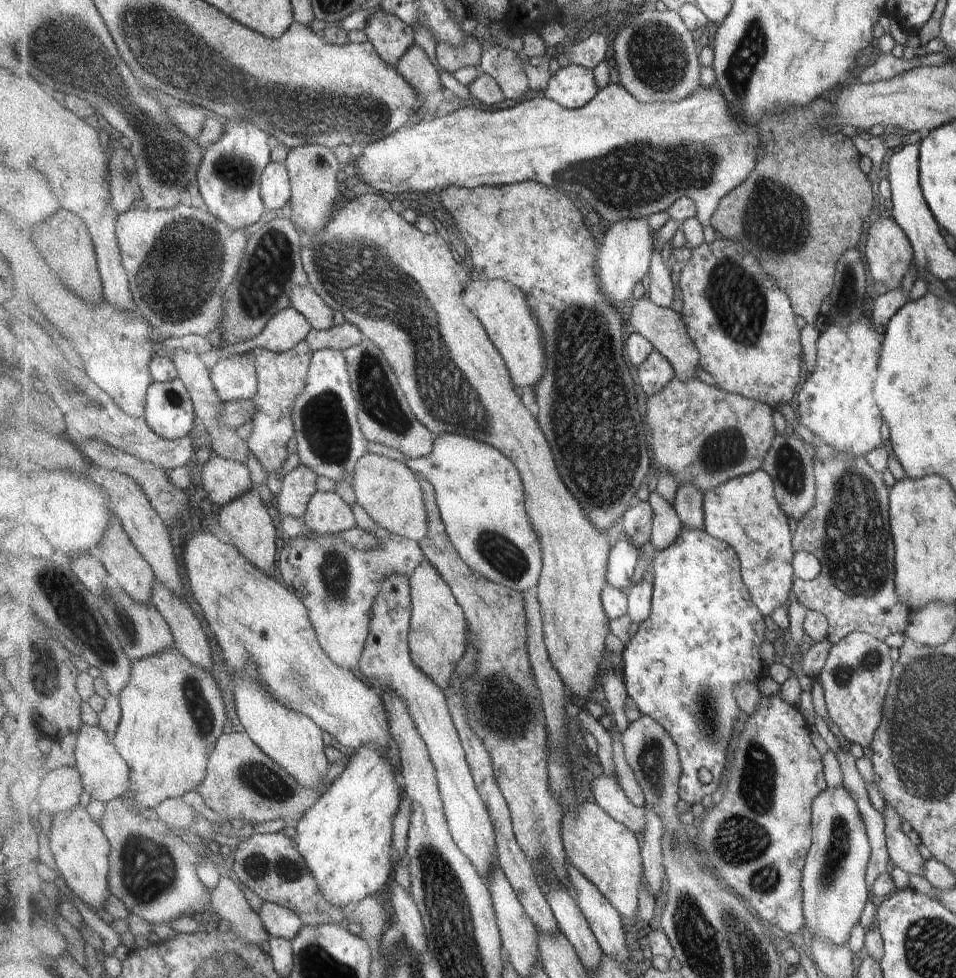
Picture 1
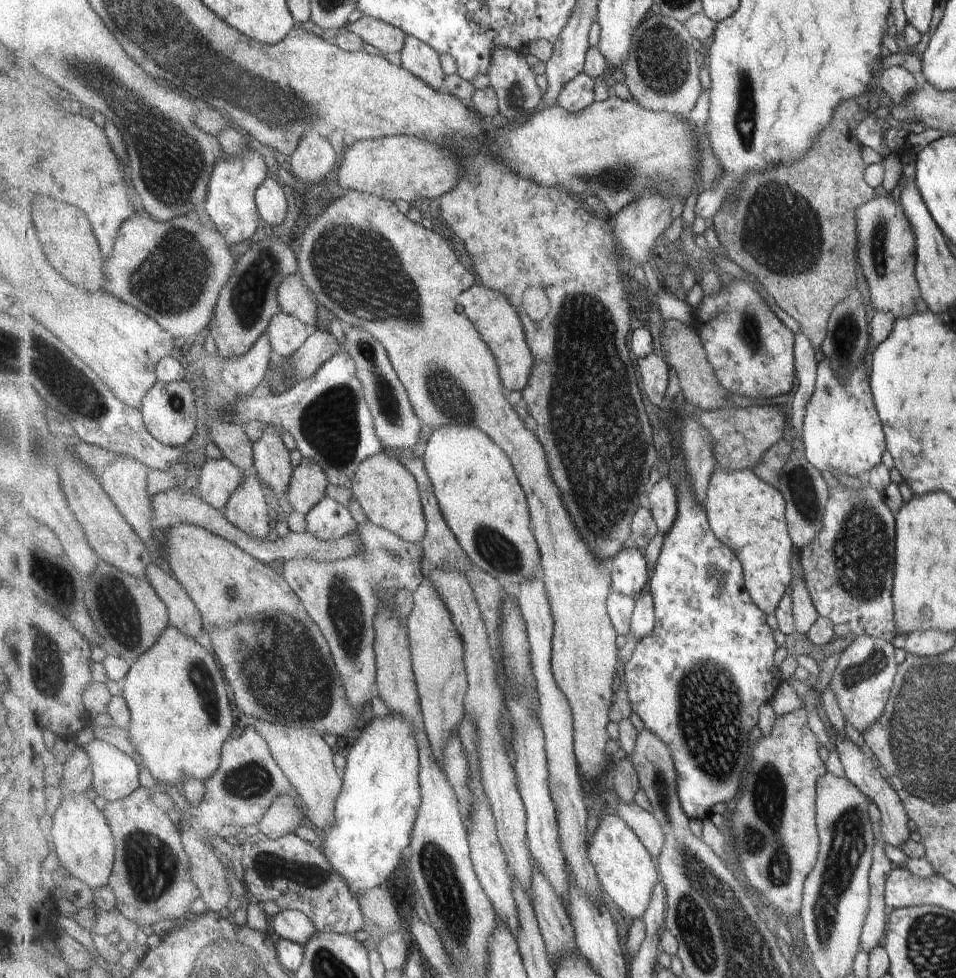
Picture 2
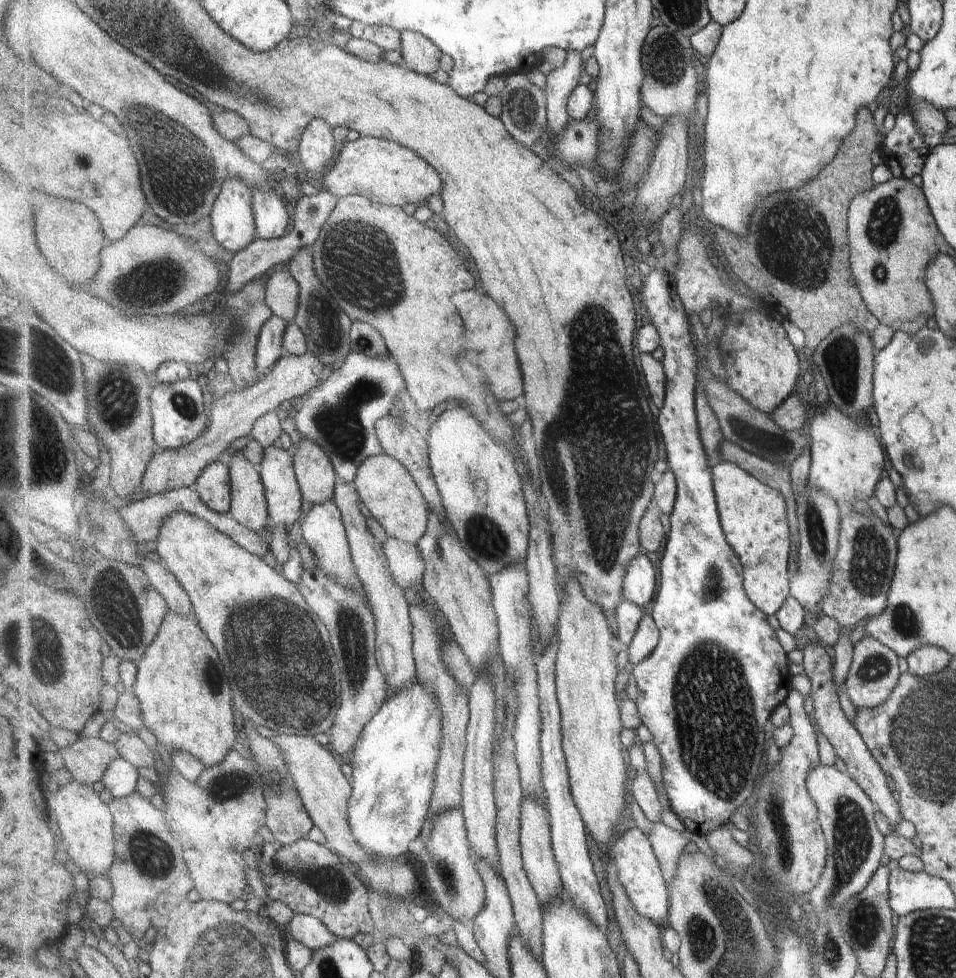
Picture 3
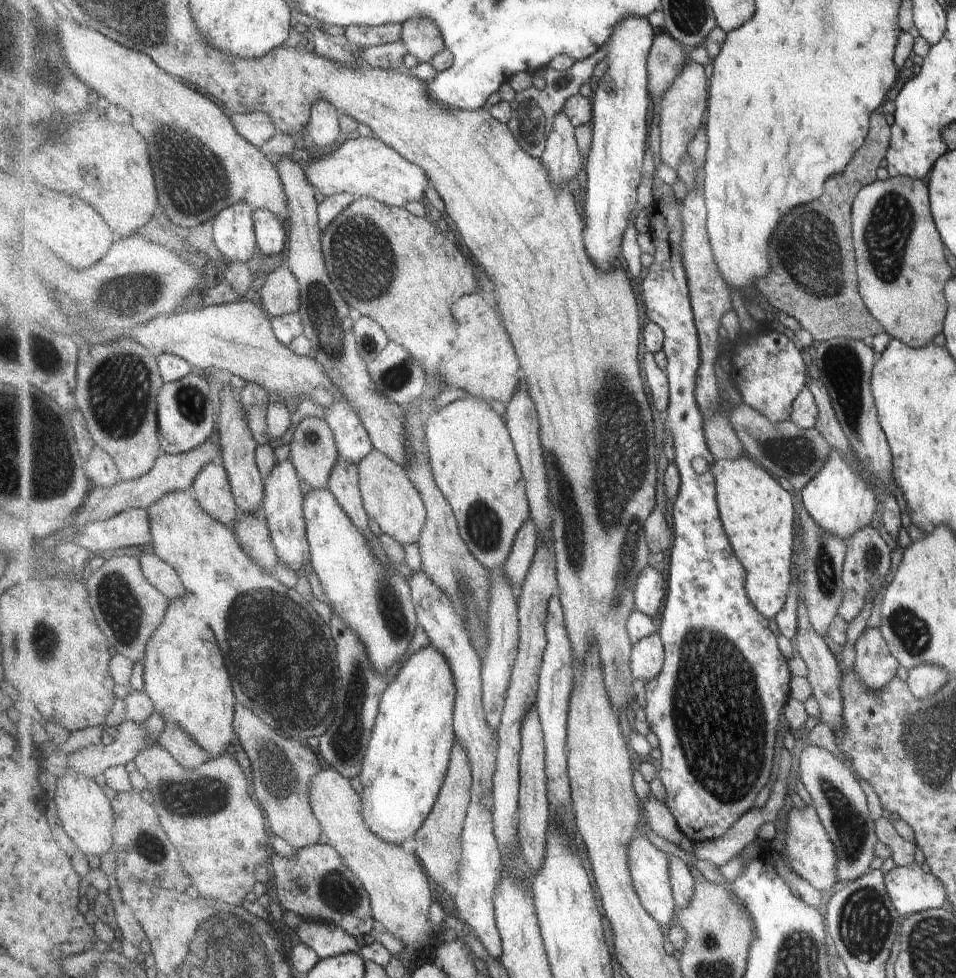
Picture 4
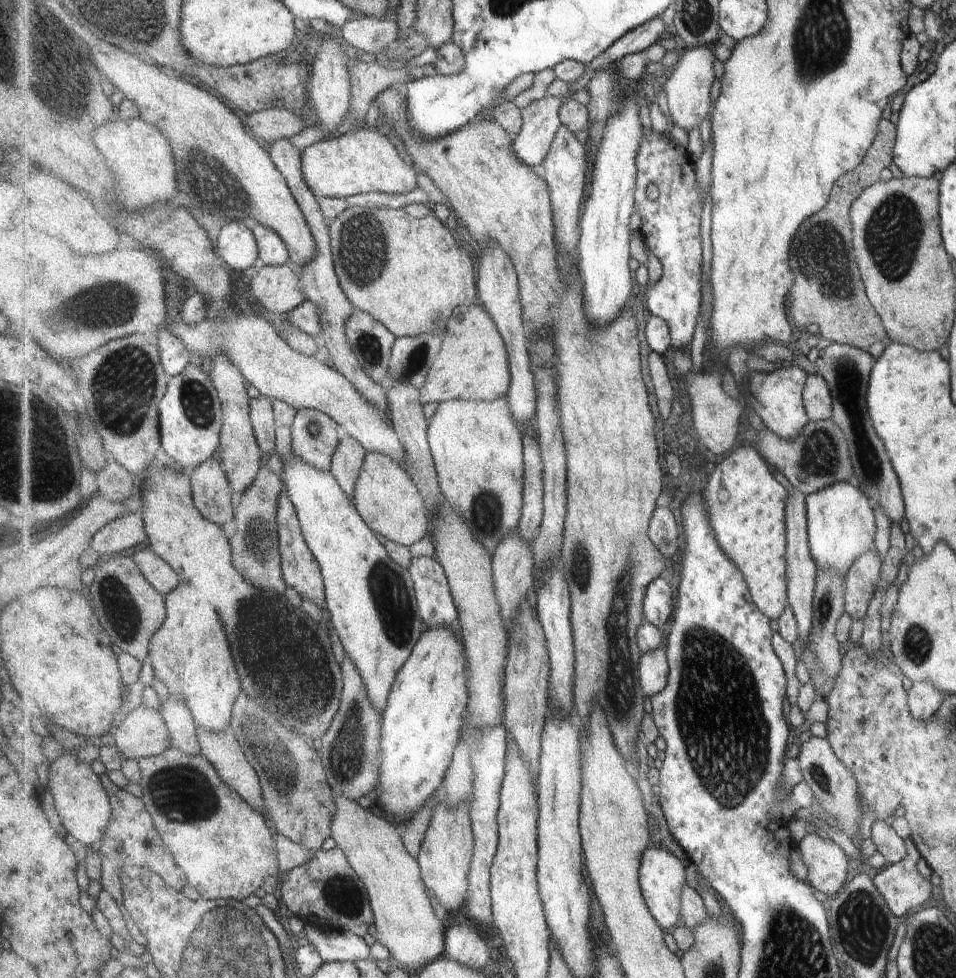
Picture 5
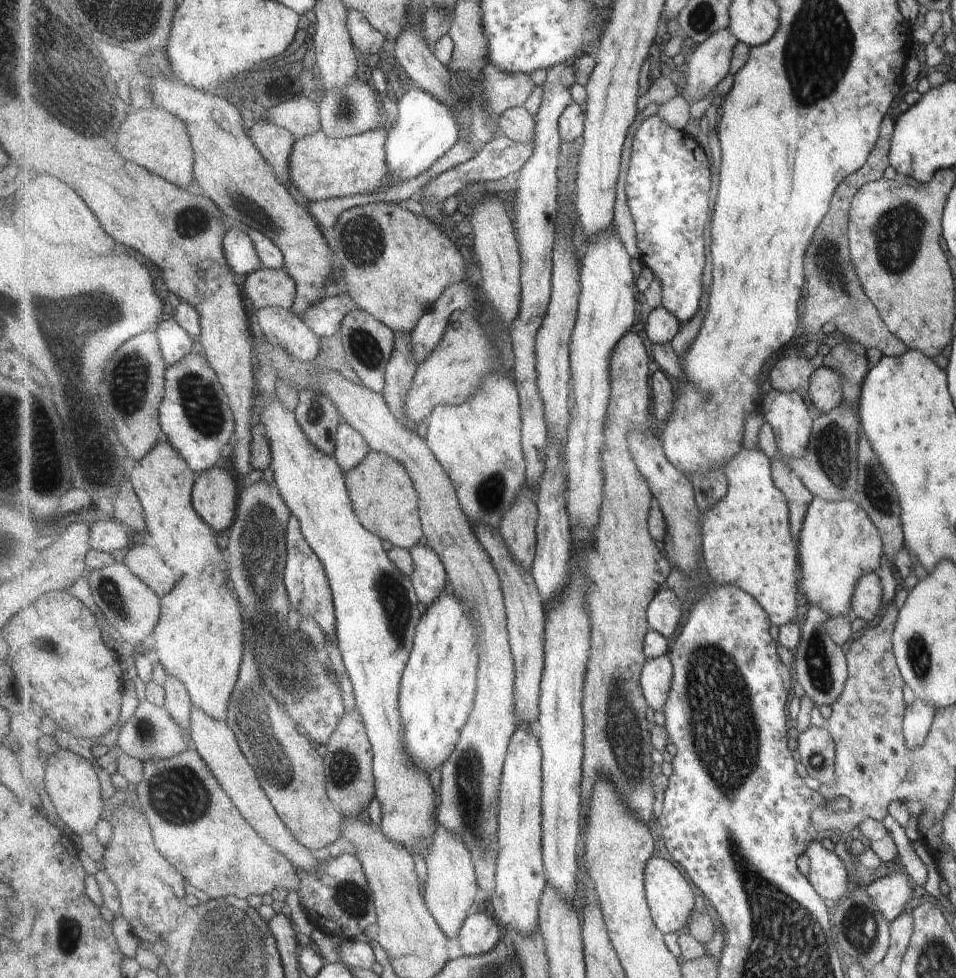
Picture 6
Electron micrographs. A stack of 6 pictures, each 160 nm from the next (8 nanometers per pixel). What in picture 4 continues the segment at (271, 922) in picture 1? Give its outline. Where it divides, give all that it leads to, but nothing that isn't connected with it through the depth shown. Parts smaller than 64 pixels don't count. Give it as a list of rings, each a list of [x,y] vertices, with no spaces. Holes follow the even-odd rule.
[[[302,920],[295,930],[301,942],[313,947],[323,960],[360,950],[355,937],[325,921]]]

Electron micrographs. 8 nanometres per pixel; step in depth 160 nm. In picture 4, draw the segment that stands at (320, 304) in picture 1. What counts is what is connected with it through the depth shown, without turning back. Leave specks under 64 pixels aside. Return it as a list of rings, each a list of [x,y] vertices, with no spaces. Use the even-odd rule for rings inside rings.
[[[287,264],[268,274],[260,291],[261,306],[271,317],[282,317],[300,310],[301,287]]]

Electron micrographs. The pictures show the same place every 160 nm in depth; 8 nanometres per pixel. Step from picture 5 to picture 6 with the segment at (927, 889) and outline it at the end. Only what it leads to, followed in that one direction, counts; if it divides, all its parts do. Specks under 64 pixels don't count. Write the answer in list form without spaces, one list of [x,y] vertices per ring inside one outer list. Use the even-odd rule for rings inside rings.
[[[901,867],[864,887],[867,896],[875,904],[875,909],[879,910],[879,914],[887,923],[901,914],[906,902],[909,903],[913,896],[917,896],[916,890],[910,886],[909,878],[903,875],[903,871],[905,870]]]

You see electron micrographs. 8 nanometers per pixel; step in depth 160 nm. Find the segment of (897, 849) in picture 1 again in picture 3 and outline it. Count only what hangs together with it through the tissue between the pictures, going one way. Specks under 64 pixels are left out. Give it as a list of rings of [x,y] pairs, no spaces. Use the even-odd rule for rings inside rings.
[[[813,637],[803,650],[803,666],[805,673],[811,679],[812,717],[815,718],[819,732],[827,738],[829,744],[835,749],[836,755],[839,756],[839,760],[845,764],[845,772],[859,785],[859,788],[869,797],[869,800],[875,804],[876,810],[885,815],[890,824],[889,828],[886,829],[886,833],[895,834],[895,825],[902,818],[895,794],[892,792],[891,785],[887,782],[883,771],[880,770],[879,765],[868,753],[859,733],[845,719],[845,715],[839,708],[836,686],[831,674],[832,663],[829,661],[829,656],[825,653],[823,645]]]

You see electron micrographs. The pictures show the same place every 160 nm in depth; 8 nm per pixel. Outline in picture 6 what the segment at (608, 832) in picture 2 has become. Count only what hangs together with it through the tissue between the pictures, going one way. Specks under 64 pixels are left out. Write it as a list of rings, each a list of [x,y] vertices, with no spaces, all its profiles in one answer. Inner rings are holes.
[[[651,858],[646,869],[646,896],[651,916],[663,934],[678,934],[687,927],[691,912],[695,910],[695,892],[693,886],[687,882],[685,874],[673,862],[663,858]]]

